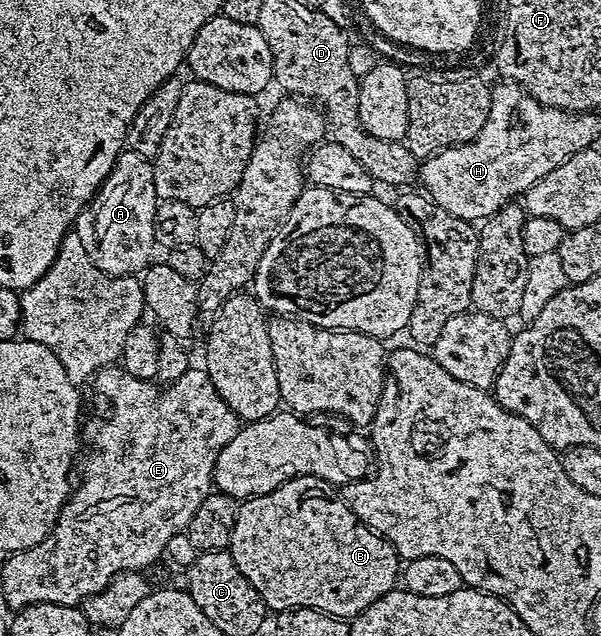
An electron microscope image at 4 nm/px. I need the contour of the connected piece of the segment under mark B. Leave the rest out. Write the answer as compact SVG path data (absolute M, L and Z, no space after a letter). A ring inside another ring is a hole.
M294 477L290 481L286 481L280 487L276 487L276 491L268 491L259 497L252 497L243 500L237 506L238 514L235 517L235 529L232 531L232 537L228 552L232 555L232 559L236 563L236 567L240 567L240 575L244 575L244 579L248 579L248 583L252 583L252 587L256 587L256 591L260 595L260 599L266 604L267 610L281 611L284 609L315 609L321 613L327 613L333 617L343 619L353 619L358 614L363 613L372 603L376 603L376 599L380 599L384 595L391 593L400 581L400 558L398 552L392 547L392 543L388 543L376 531L372 531L365 525L348 507L348 503L342 498L341 492L335 486L329 485L324 479L319 477Z

